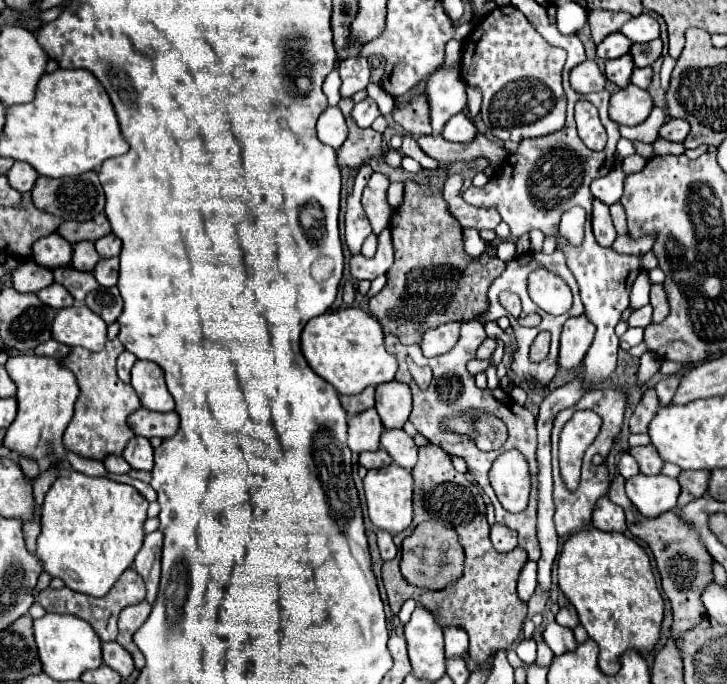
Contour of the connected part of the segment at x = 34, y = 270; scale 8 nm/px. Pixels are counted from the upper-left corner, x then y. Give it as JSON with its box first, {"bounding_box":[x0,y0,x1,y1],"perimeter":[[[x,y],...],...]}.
{"bounding_box":[11,259,53,293],"perimeter":[[[29,259],[29,261],[23,261],[11,273],[11,281],[13,281],[13,287],[21,293],[37,293],[43,287],[49,287],[53,283],[53,271]]]}

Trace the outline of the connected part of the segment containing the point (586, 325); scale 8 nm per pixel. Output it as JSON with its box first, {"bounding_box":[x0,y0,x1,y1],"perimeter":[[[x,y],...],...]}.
{"bounding_box":[559,317,595,369],"perimeter":[[[569,317],[563,325],[561,333],[561,351],[559,351],[559,367],[573,369],[581,365],[591,341],[595,335],[595,325],[585,317]]]}

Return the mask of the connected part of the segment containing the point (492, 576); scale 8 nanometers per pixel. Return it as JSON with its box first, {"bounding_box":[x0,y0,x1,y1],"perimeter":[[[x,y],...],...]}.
{"bounding_box":[383,445,527,665],"perimeter":[[[425,445],[419,447],[419,461],[413,467],[413,479],[415,479],[415,517],[407,531],[397,533],[393,539],[397,545],[421,523],[427,519],[443,521],[445,525],[451,525],[459,541],[465,549],[465,569],[463,575],[455,581],[455,585],[447,585],[441,591],[429,591],[429,589],[417,589],[405,581],[405,577],[399,571],[399,557],[393,561],[383,563],[383,583],[389,597],[389,607],[397,615],[401,605],[407,599],[415,599],[423,609],[431,611],[433,617],[441,627],[461,627],[469,635],[469,657],[483,665],[487,663],[499,649],[509,649],[519,633],[521,625],[527,617],[527,605],[521,603],[517,597],[517,579],[527,563],[527,551],[521,547],[499,553],[491,545],[489,539],[489,523],[485,517],[485,503],[481,499],[481,493],[475,483],[471,483],[465,475],[457,473],[451,455],[447,455],[437,445]]]}

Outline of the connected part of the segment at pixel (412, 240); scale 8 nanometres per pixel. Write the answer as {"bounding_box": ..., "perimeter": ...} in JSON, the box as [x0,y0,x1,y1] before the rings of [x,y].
{"bounding_box":[369,167,505,345],"perimeter":[[[437,167],[437,175],[427,183],[405,181],[405,199],[391,217],[391,235],[395,263],[387,271],[387,285],[369,299],[369,311],[381,323],[385,335],[399,335],[403,345],[419,343],[419,331],[439,327],[447,321],[471,321],[487,309],[487,289],[503,273],[505,263],[499,257],[483,253],[479,259],[463,255],[463,231],[459,221],[447,209],[443,183],[447,171]]]}

